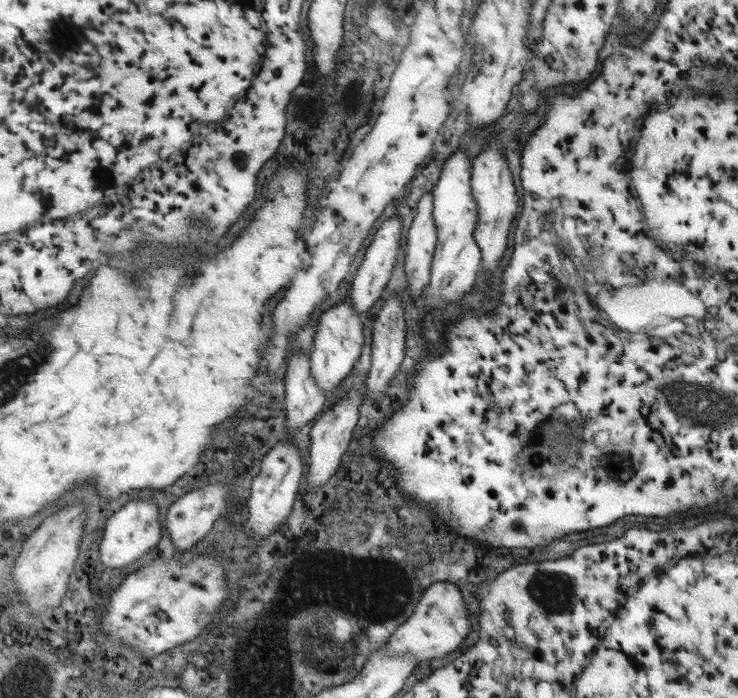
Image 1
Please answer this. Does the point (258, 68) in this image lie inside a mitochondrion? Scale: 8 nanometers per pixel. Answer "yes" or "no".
no

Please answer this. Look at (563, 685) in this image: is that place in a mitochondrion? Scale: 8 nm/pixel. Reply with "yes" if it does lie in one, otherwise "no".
no

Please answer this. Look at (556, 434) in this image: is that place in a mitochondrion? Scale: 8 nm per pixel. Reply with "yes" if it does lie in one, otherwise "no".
yes

